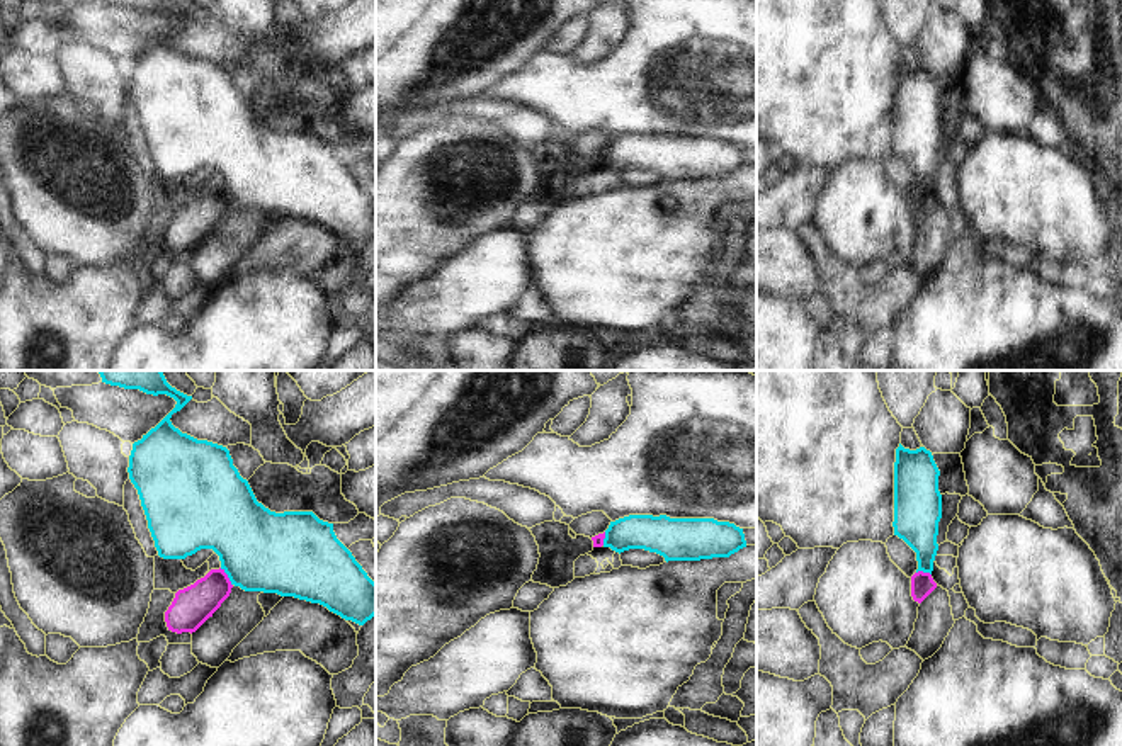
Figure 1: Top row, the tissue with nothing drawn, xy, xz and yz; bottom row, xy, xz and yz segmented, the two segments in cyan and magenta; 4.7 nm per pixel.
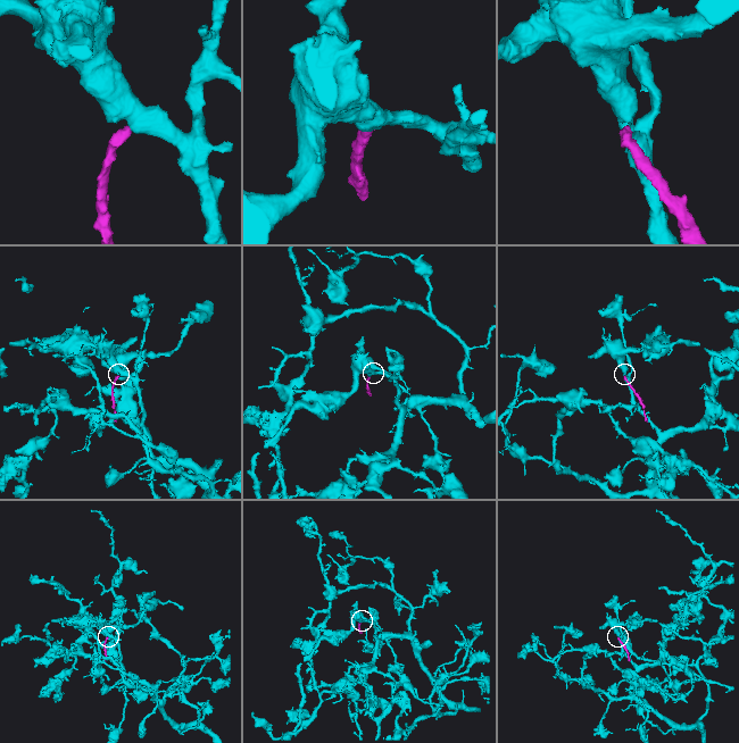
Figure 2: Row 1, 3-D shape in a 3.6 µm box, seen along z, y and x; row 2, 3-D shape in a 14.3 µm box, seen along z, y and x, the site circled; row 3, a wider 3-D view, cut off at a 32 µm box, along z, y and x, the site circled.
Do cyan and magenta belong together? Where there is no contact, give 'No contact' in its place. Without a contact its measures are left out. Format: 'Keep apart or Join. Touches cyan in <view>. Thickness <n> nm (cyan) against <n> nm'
Keep apart. Touches cyan in xy. Thickness 380 nm (cyan) against 190 nm.

